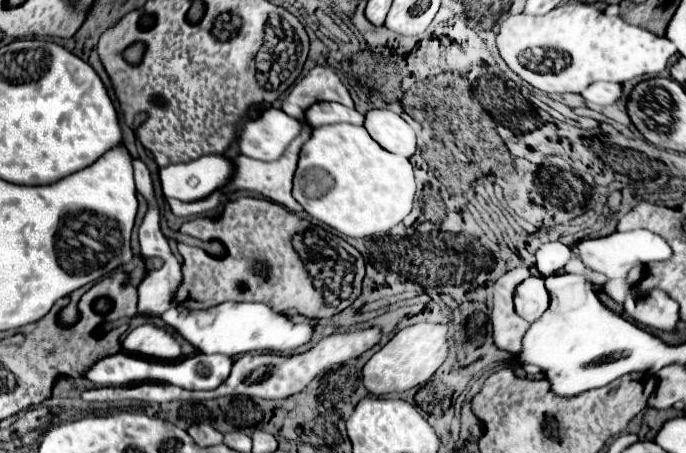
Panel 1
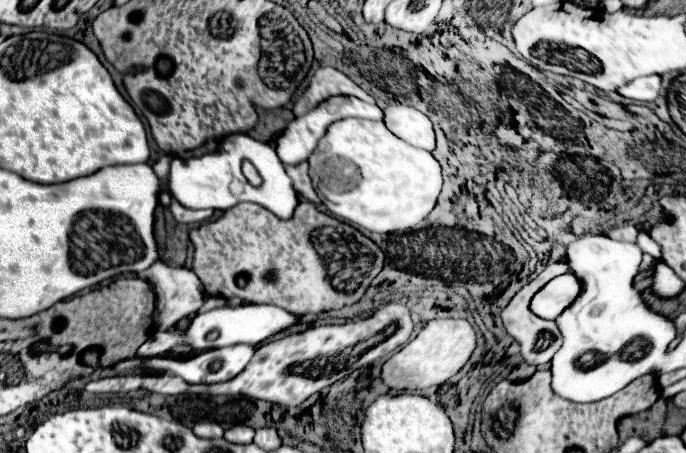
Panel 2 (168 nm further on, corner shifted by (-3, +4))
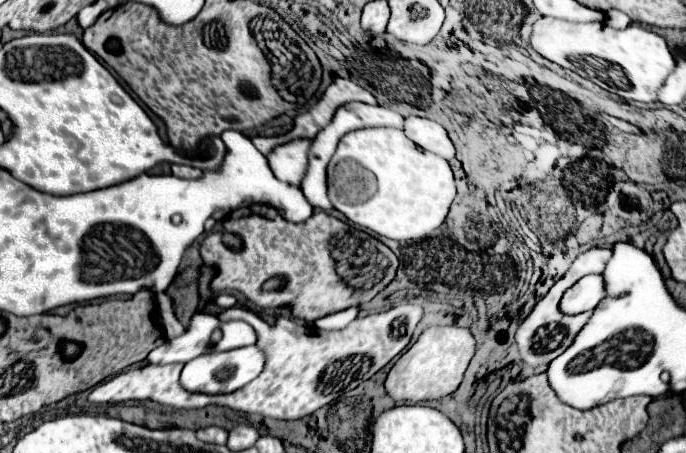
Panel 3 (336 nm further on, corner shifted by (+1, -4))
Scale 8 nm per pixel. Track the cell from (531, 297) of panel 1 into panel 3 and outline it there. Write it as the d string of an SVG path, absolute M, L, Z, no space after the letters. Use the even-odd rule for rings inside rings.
M599 274L585 276L583 280L577 280L561 298L559 310L567 316L575 316L581 312L589 312L595 308L595 304L603 298L603 280Z

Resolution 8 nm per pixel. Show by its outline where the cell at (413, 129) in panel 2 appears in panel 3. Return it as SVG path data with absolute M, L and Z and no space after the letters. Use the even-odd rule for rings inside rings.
M405 116L403 122L403 132L409 140L413 140L417 146L421 146L427 152L433 152L445 160L451 160L455 156L455 148L443 130L441 124L427 120L427 118L417 118L417 116Z

